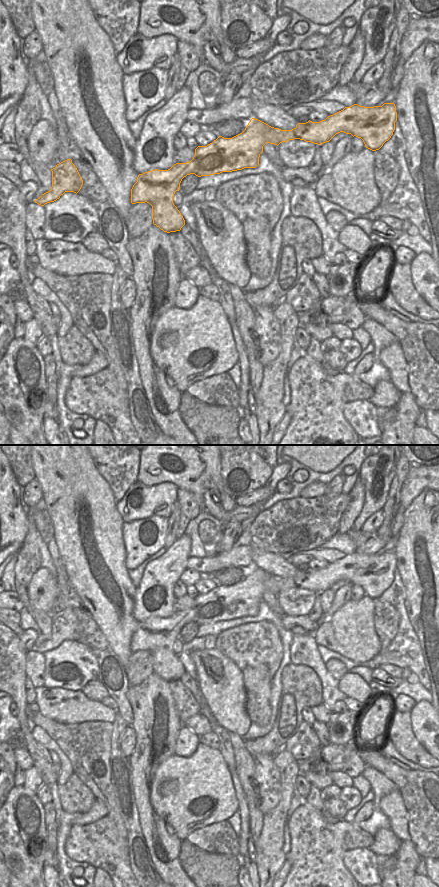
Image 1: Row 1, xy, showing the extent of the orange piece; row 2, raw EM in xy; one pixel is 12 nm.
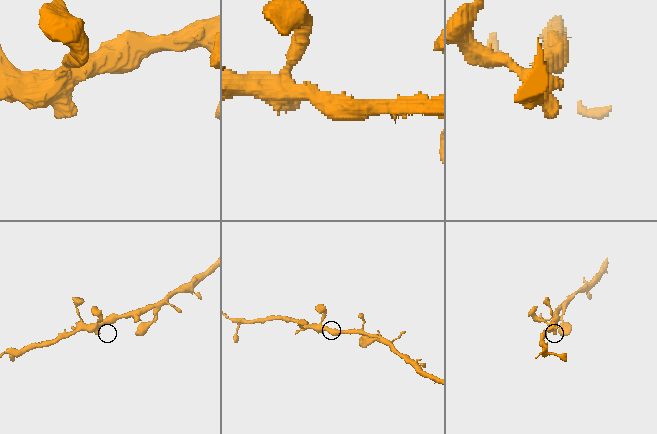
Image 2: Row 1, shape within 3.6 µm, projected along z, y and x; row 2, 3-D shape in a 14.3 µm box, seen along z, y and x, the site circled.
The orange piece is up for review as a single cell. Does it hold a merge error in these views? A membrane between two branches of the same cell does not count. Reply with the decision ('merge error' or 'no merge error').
no merge error

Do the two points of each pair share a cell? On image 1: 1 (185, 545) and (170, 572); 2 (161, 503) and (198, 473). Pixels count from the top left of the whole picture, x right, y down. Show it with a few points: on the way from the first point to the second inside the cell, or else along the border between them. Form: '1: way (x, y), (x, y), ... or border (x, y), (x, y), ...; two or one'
1: way (179, 552), (175, 557), (173, 565); one
2: border (154, 484), (172, 482), (178, 488); two

